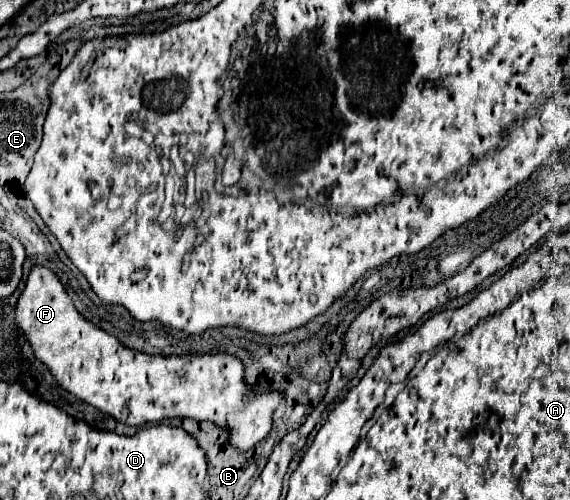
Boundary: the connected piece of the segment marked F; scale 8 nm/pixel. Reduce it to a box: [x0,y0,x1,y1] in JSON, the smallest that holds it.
[16,267,284,451]

